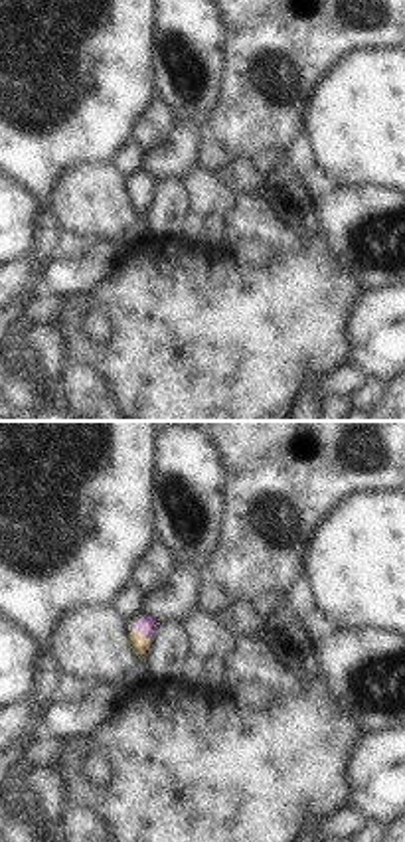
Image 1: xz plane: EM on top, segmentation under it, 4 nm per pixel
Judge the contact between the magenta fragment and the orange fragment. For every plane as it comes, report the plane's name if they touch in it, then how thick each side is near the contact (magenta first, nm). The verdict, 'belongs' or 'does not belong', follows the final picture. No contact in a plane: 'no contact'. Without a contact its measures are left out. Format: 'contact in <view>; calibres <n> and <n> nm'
contact in xz; calibres 60 and 70 nm

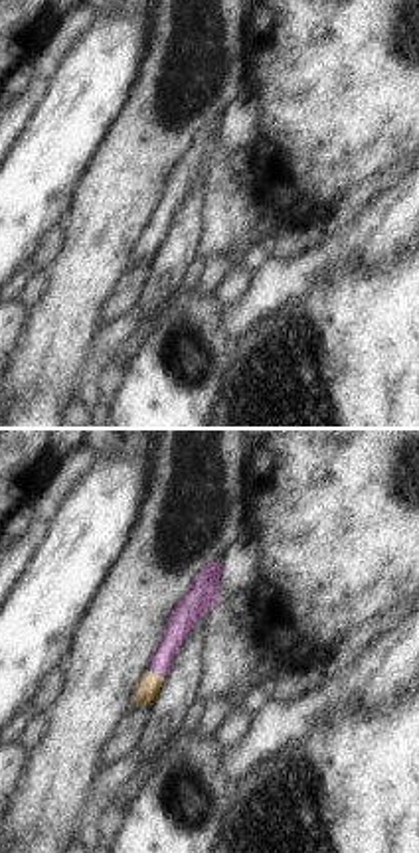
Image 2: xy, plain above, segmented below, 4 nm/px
contact in xy; calibres 110 and 100 nm

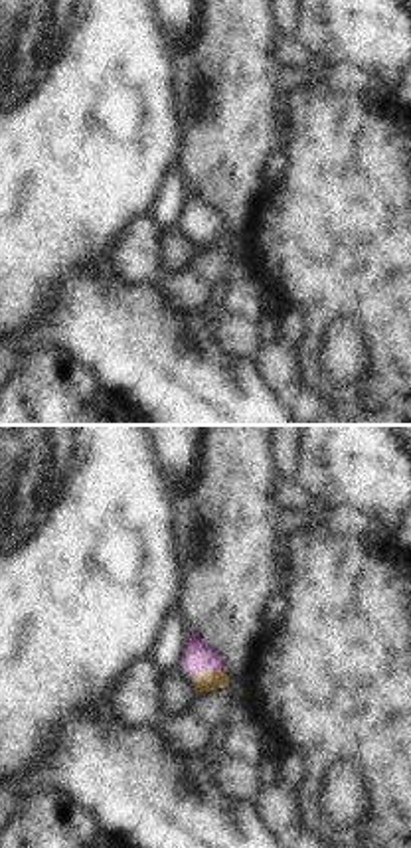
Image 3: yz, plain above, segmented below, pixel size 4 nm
contact in yz; calibres 130 and 90 nm

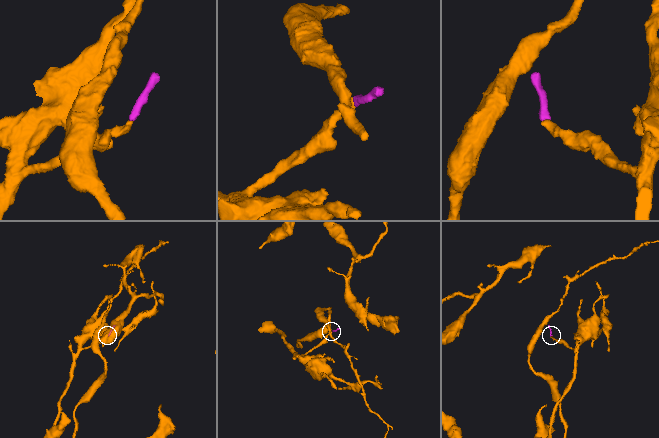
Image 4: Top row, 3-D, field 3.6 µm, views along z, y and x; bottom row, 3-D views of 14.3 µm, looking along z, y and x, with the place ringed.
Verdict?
belongs

